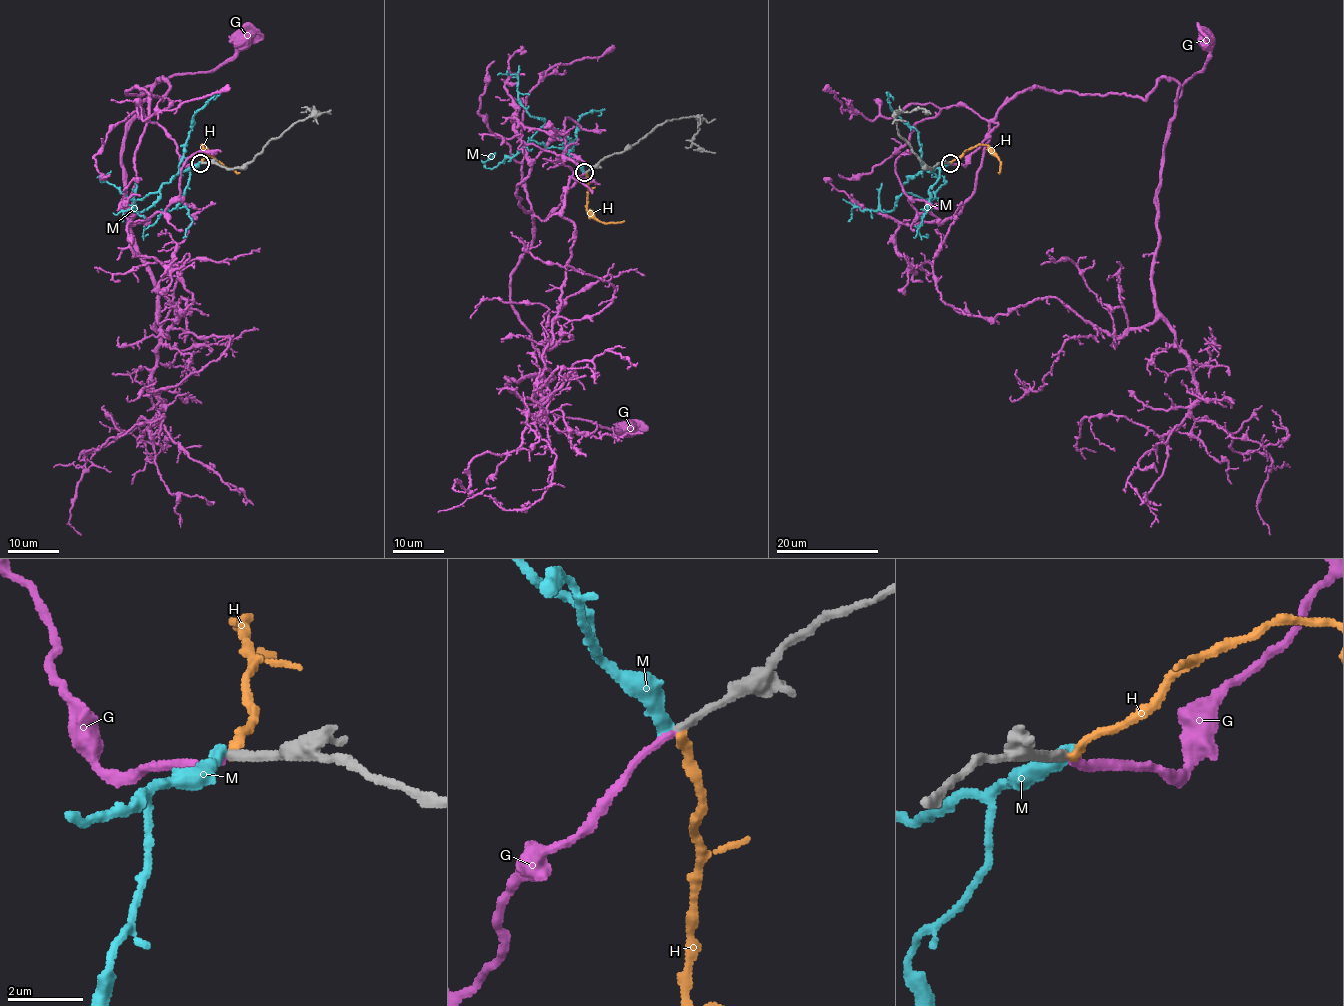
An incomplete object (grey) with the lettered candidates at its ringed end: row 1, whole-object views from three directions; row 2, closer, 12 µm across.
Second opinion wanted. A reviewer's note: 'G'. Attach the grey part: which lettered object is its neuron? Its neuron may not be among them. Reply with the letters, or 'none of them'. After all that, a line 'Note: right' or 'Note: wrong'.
G
Note: right

